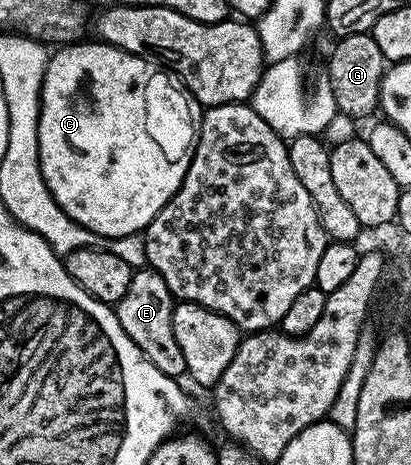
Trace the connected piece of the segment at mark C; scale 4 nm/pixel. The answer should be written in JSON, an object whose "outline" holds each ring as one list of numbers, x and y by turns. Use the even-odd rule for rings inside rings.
{"outline":[[67,43,57,51,51,52,50,61,44,71,42,84,42,110,40,111,40,171,44,175,44,183,56,199,58,206,78,225,92,231,101,237,127,237,133,233,142,233,152,219,176,195,180,183,190,166,192,150,196,144,196,113,195,102,190,96,190,90,157,60,138,57,134,53,125,53,114,45,93,43]]}

